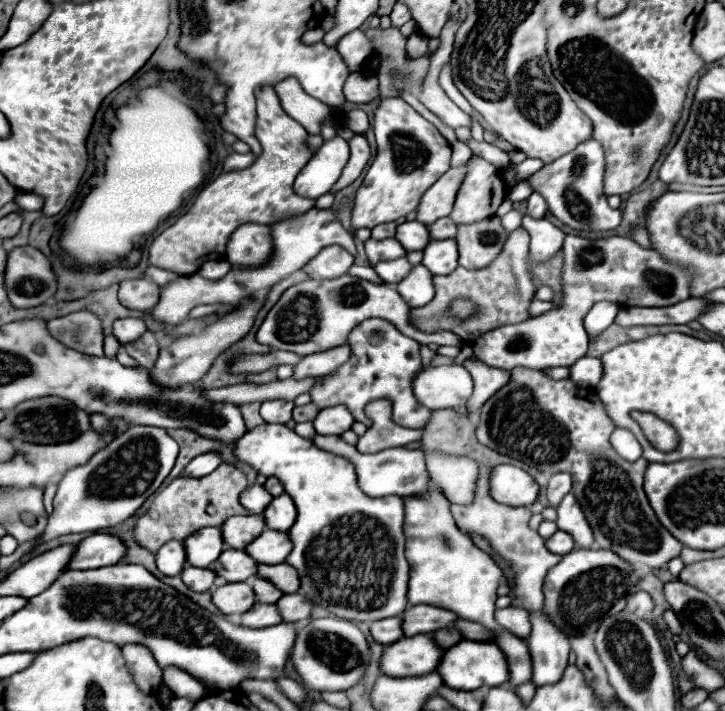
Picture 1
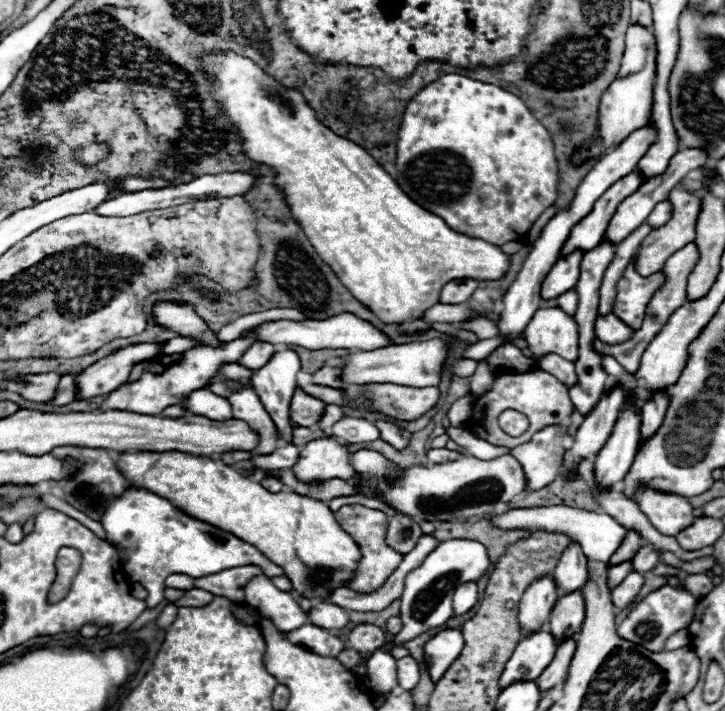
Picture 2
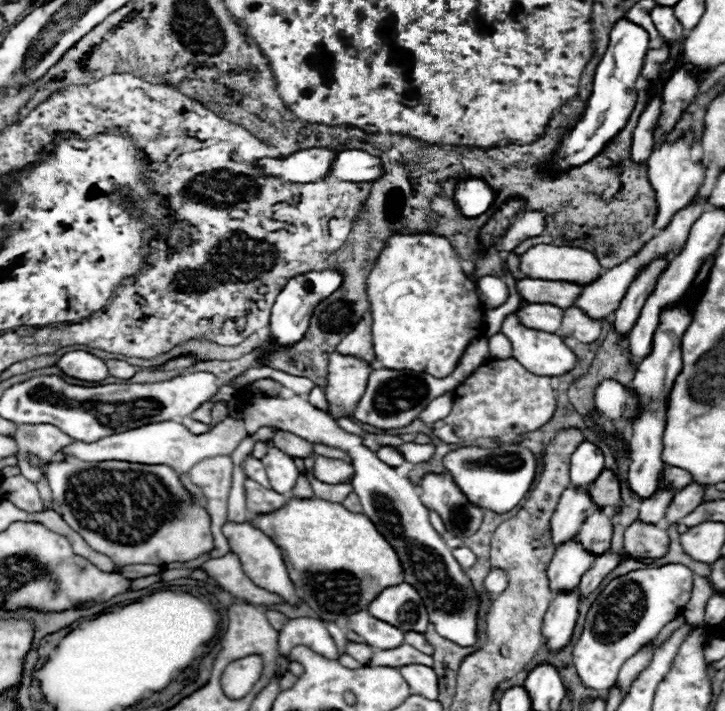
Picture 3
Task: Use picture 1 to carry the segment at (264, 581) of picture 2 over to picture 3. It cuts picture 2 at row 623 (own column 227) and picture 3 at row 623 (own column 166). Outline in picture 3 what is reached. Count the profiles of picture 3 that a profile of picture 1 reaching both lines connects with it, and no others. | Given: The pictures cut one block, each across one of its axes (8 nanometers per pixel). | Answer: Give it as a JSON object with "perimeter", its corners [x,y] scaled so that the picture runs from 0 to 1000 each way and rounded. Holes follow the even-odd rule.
{"perimeter":[[[400,869],[392,883],[386,886],[383,895],[383,911],[386,920],[394,923],[400,917],[400,911],[406,909],[425,909],[430,911],[436,920],[455,925],[455,928],[466,928],[466,911],[458,900],[458,895],[450,886],[450,878],[439,869]]]}

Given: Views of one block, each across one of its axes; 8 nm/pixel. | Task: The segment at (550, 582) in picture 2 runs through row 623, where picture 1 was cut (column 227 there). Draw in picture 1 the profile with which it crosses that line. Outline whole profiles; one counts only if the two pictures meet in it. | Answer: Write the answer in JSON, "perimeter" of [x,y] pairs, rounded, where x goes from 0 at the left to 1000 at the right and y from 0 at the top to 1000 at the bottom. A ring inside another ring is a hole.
{"perimeter":[[[323,726],[306,737],[306,757],[317,771],[339,771],[364,745],[361,726]]]}

